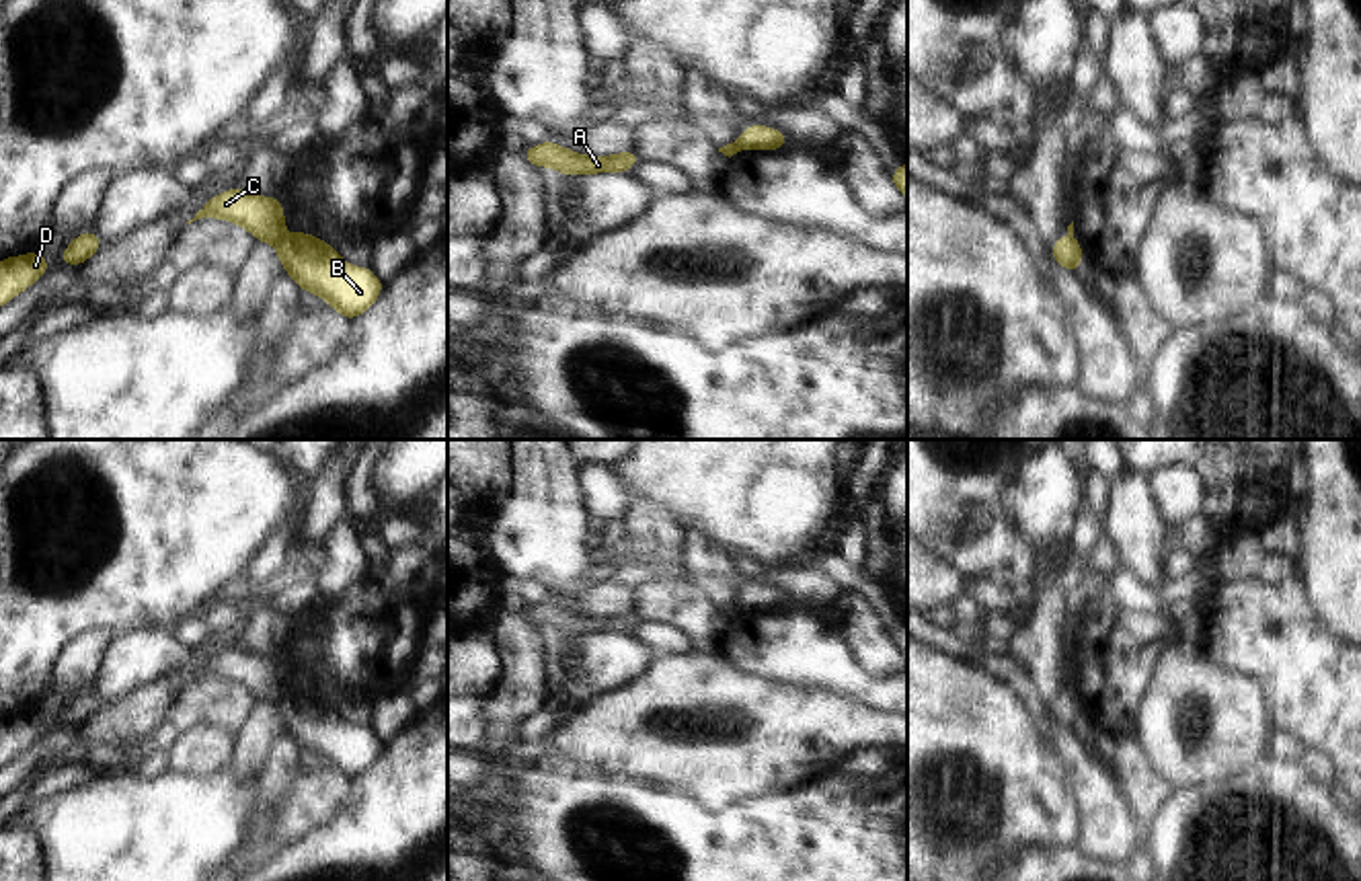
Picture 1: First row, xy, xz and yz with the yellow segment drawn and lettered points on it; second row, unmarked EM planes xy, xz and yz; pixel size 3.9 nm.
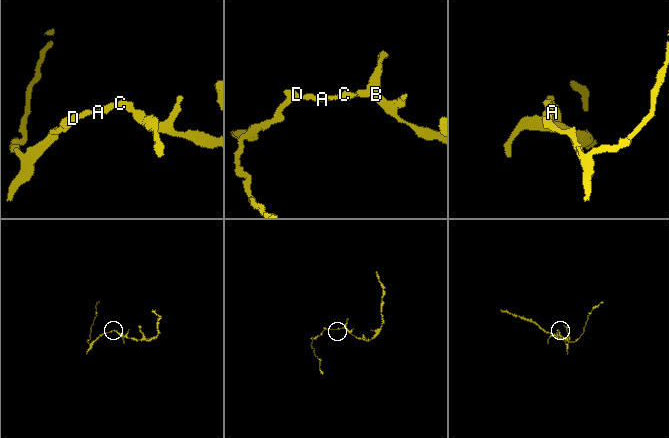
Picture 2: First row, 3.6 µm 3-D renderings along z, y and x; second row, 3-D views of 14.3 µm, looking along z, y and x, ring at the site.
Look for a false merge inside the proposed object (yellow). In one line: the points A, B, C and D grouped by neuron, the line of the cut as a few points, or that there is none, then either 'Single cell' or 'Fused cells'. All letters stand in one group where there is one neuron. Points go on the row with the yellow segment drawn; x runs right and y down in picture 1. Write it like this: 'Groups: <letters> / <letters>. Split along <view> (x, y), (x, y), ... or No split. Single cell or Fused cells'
Groups: A C D / B. Split along xz (737, 140), (744, 148). Fused cells

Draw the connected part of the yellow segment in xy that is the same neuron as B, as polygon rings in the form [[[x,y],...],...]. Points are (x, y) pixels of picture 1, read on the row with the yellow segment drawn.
[[[298,230],[275,251],[300,290],[322,296],[349,320],[370,310],[382,294],[384,281],[370,267],[347,265],[322,238]]]

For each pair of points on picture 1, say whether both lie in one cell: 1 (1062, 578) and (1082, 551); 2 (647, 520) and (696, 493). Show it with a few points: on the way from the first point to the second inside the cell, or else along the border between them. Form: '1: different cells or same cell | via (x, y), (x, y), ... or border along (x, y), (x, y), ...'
1: different cells | border along (1070, 541), (1072, 559), (1084, 561)
2: different cells | border along (631, 500), (645, 498), (666, 504), (684, 528)

